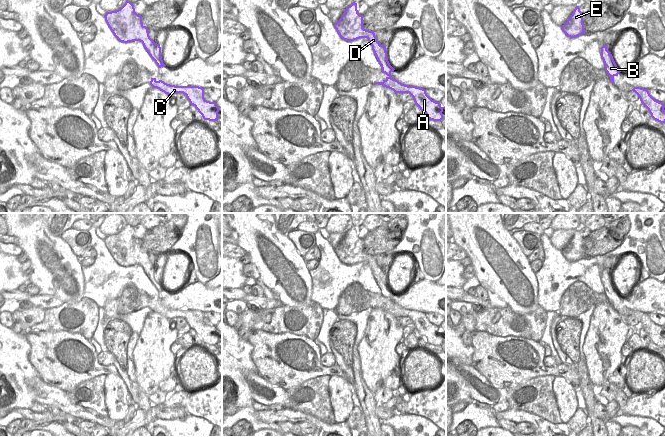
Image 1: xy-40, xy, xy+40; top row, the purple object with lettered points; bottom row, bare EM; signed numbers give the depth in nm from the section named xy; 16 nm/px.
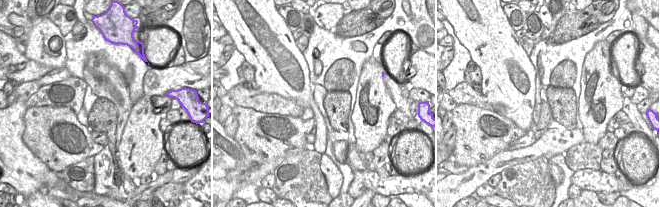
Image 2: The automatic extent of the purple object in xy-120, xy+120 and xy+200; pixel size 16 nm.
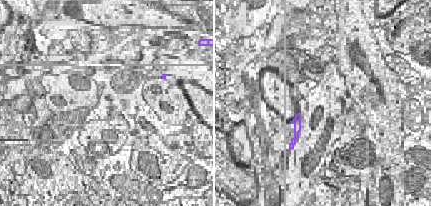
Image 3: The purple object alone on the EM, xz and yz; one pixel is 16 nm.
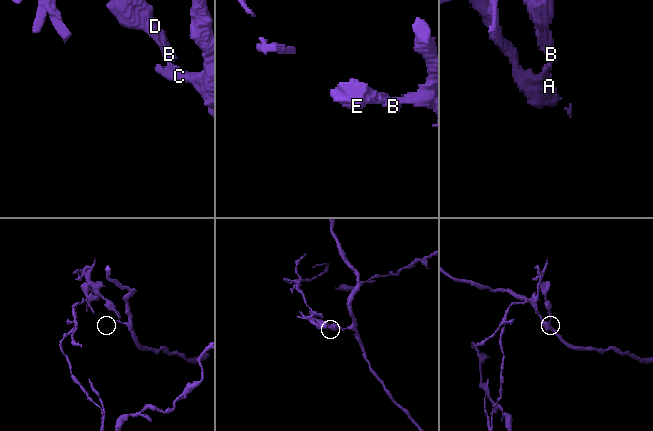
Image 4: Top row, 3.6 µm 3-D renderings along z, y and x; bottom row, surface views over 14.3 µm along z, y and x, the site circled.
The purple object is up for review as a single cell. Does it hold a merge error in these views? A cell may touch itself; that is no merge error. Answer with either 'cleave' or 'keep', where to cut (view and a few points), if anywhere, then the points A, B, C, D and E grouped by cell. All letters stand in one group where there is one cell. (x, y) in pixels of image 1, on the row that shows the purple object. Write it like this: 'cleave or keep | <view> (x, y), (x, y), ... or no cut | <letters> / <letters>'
cleave | xy+40 (610, 76), (613, 79) | A C / B D E

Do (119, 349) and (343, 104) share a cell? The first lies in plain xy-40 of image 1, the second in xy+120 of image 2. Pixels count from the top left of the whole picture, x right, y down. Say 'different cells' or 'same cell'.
same cell

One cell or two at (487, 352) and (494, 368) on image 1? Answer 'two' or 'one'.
one

